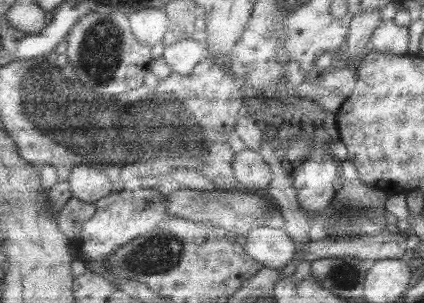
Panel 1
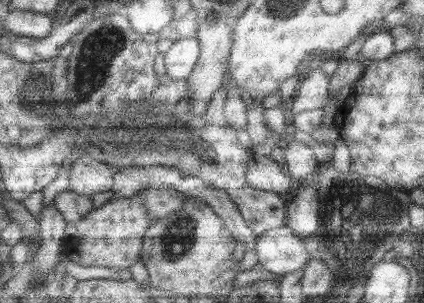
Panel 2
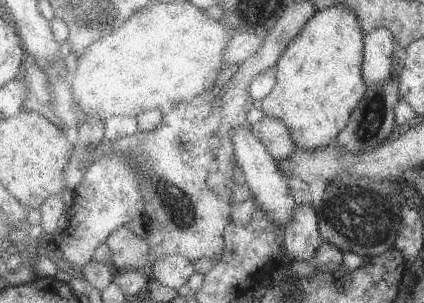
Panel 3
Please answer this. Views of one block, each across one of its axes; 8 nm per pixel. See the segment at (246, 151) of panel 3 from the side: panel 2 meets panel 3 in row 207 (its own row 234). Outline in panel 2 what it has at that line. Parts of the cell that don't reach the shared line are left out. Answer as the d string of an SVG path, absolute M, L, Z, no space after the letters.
M287 226L267 230L257 236L253 250L257 256L257 266L279 278L299 270L301 264L309 262L303 240Z

